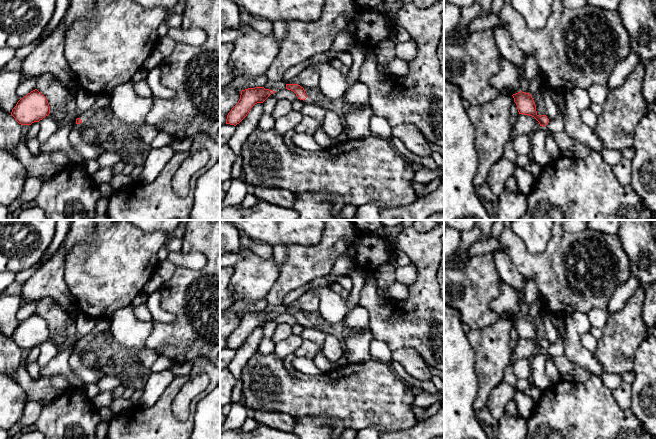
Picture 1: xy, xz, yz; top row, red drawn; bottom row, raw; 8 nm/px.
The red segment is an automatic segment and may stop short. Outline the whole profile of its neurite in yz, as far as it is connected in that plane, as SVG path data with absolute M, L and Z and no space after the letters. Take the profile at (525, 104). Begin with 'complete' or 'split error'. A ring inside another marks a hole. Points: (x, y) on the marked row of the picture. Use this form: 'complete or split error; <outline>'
complete; M520 91L512 96L517 105L519 114L534 117L539 122L540 126L545 127L548 124L549 119L546 115L539 116L537 114L536 105L531 94Z

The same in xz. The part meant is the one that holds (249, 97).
complete; M264 87L242 90L238 103L227 115L226 124L236 126L247 116L255 104L263 103L273 93L275 91L265 89Z

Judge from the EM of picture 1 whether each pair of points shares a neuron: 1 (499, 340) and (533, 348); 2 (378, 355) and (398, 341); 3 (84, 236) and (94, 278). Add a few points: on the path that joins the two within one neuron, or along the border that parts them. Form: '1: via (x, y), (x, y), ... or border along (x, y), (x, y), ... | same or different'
1: border along (513, 348), (511, 362), (504, 370) | different
2: border along (374, 338), (383, 341), (392, 350) | different
3: border along (95, 230), (87, 243), (76, 245), (66, 256) | different

